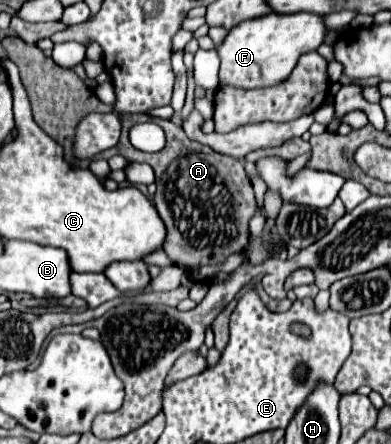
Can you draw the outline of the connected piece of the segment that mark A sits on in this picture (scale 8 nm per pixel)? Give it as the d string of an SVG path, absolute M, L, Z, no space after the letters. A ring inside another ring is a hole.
M146 113L122 115L120 141L100 157L110 157L116 153L130 163L148 163L154 169L158 185L154 205L168 233L168 241L164 241L162 249L176 265L190 269L194 265L220 263L230 253L236 253L248 245L248 221L256 213L256 197L252 183L238 159L216 153L214 149L208 149L208 145L188 139L182 127L174 125L172 121L154 119ZM146 121L158 123L166 133L166 147L158 153L136 151L128 141L130 127Z

